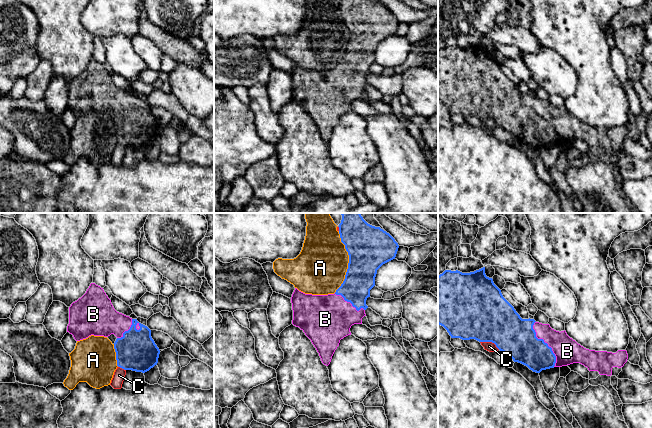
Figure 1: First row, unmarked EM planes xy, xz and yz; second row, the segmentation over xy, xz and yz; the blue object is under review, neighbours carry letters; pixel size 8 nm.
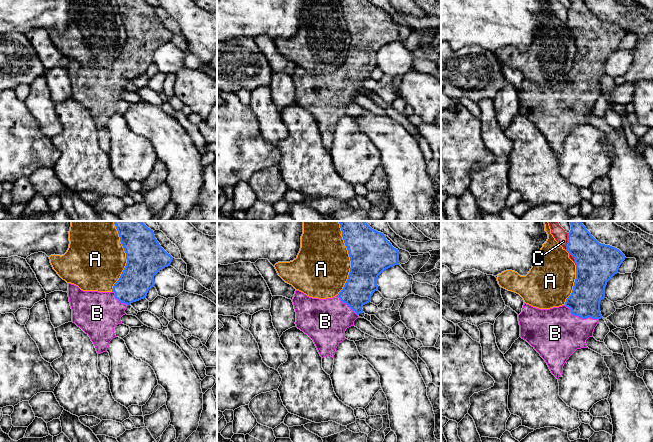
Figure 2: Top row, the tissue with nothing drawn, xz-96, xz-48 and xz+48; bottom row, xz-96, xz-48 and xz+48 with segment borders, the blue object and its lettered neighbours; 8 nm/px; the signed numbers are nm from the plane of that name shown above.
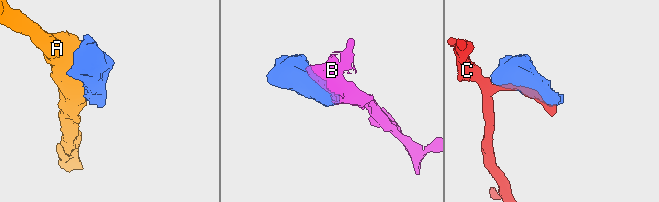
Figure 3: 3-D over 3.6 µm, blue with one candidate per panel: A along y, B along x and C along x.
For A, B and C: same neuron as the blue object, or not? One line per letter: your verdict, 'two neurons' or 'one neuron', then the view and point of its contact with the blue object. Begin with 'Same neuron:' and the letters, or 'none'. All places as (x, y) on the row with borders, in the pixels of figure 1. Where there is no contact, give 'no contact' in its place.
Same neuron: B
A: two neurons; meets blue in xz at (349, 262)
B: one neuron; meets blue in yz at (544, 342)
C: two neurons; meets blue in yz at (490, 341)

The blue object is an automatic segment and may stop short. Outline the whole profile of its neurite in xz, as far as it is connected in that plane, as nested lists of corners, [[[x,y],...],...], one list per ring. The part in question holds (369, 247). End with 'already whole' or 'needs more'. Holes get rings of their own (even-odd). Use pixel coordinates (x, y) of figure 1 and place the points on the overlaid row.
[[[341,213],[339,224],[341,242],[349,255],[348,269],[345,279],[334,294],[305,294],[295,288],[292,297],[292,324],[299,327],[311,340],[321,361],[328,366],[339,346],[340,340],[351,335],[350,328],[354,324],[362,324],[368,308],[366,300],[370,290],[375,286],[377,270],[385,263],[395,259],[399,245],[395,239],[380,227],[368,224],[360,213]]]; needs more

